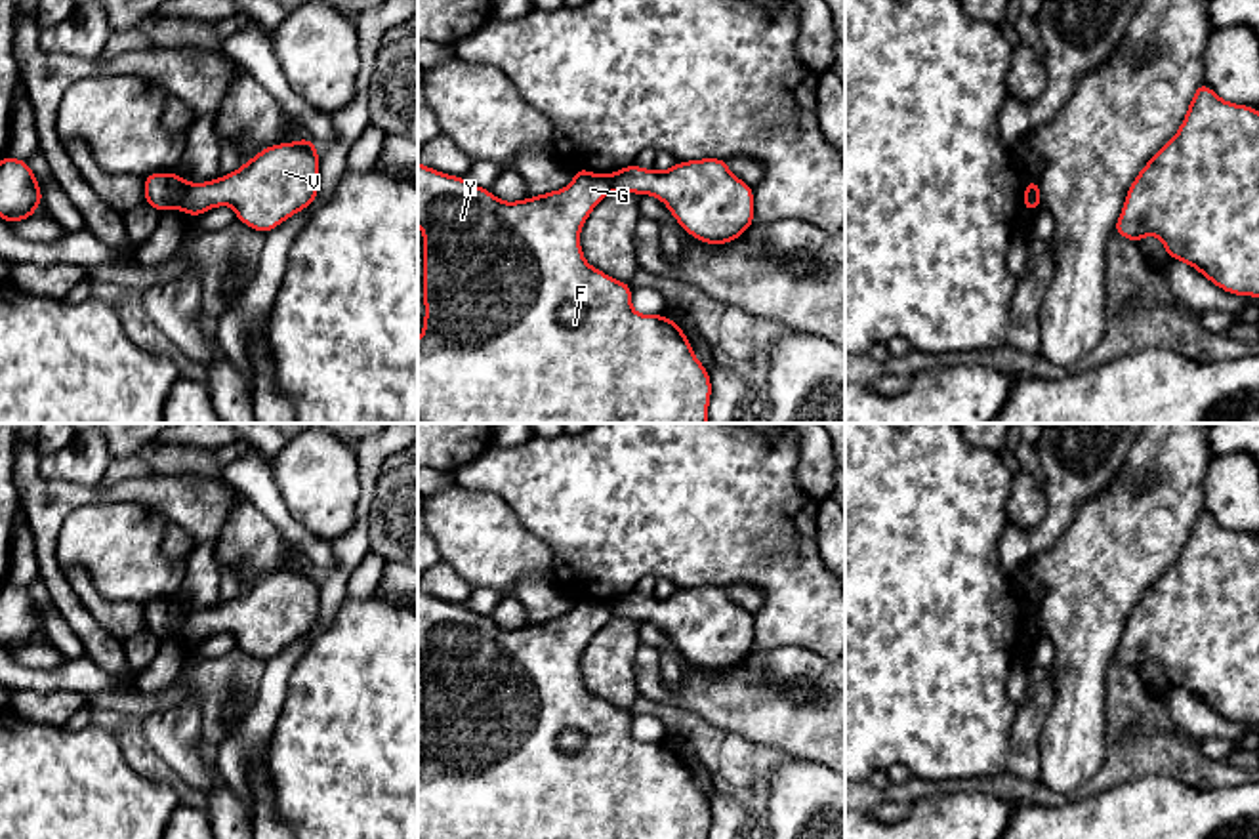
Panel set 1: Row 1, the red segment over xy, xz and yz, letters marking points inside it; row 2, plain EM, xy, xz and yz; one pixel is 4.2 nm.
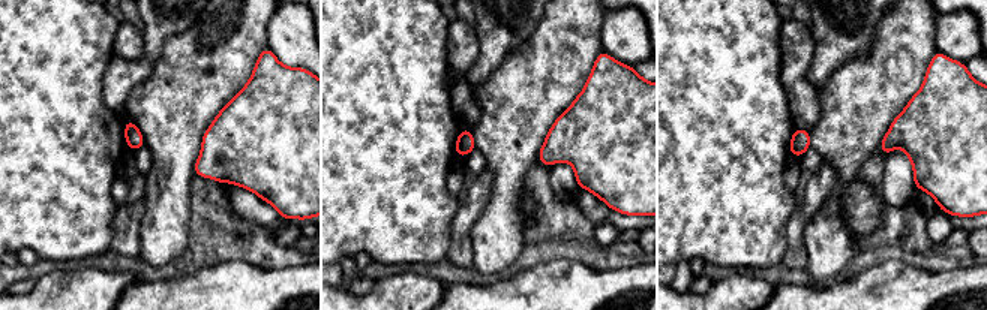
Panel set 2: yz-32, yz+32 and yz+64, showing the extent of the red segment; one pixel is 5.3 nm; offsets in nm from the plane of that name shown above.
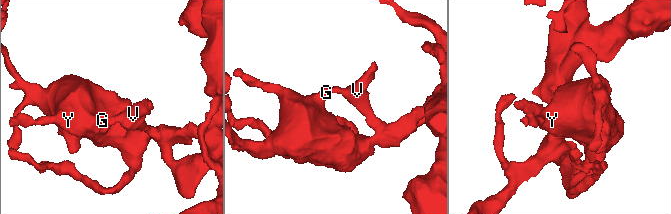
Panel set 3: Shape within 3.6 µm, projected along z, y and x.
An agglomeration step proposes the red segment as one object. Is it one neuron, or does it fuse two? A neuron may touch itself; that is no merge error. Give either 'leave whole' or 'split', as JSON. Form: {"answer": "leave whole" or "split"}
{"answer": "split"}

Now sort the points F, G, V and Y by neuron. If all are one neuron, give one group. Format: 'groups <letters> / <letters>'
groups F G Y / V

